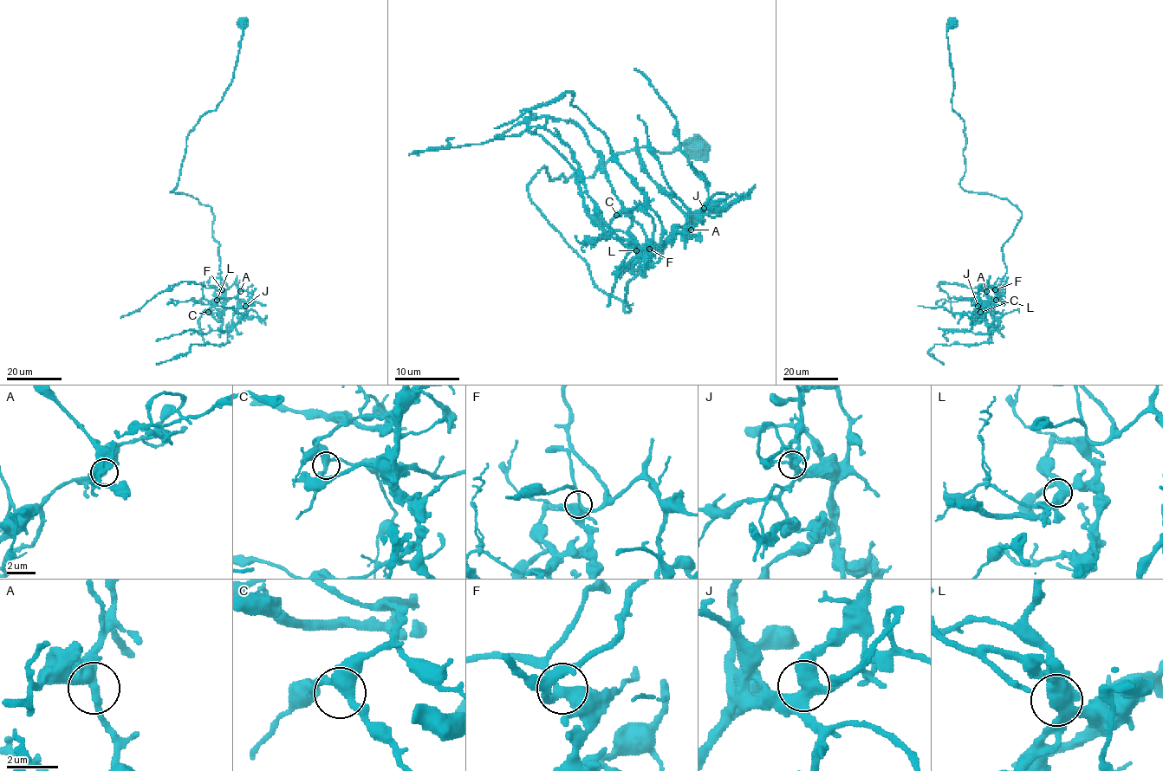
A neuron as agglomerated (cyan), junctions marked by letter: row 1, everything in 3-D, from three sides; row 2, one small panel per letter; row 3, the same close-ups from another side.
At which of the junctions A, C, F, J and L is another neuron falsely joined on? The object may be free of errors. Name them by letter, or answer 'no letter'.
L

